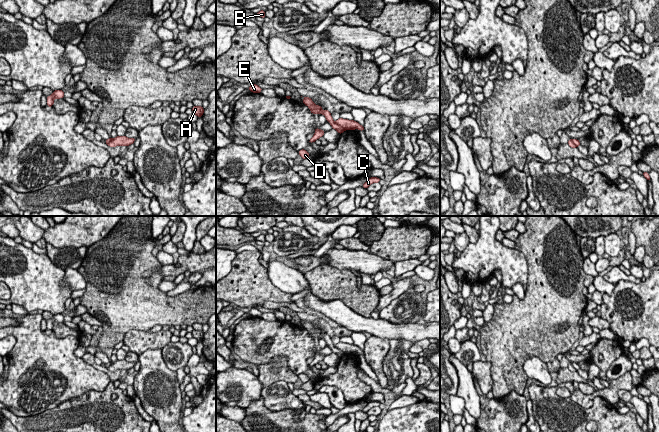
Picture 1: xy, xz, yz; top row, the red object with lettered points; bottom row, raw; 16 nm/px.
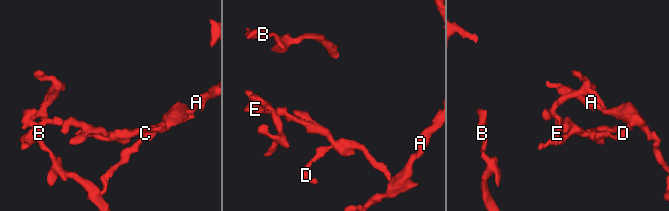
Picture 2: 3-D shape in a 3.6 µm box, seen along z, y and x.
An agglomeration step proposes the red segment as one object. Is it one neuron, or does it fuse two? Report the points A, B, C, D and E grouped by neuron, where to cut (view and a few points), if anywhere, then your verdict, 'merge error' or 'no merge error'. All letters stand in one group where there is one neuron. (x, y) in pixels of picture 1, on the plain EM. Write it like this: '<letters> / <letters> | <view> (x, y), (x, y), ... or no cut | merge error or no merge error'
A B C D / E | xz (333, 346), (346, 353) | merge error

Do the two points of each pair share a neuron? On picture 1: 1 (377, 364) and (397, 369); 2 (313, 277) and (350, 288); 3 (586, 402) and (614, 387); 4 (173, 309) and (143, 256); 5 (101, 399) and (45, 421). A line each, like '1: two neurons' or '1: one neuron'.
1: two neurons
2: one neuron
3: one neuron
4: one neuron
5: one neuron

